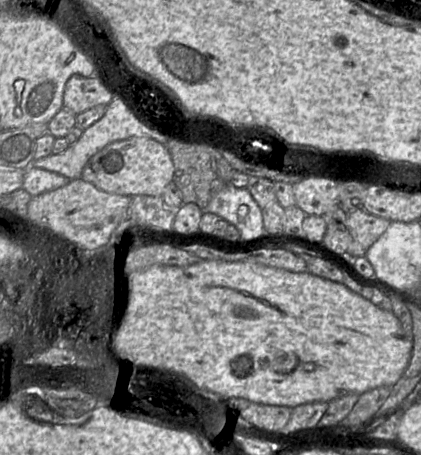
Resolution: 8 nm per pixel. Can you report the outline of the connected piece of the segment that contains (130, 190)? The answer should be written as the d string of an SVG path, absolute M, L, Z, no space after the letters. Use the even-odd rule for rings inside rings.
M131 137L106 145L85 164L81 179L107 193L161 196L172 181L174 165L167 148L149 137Z

